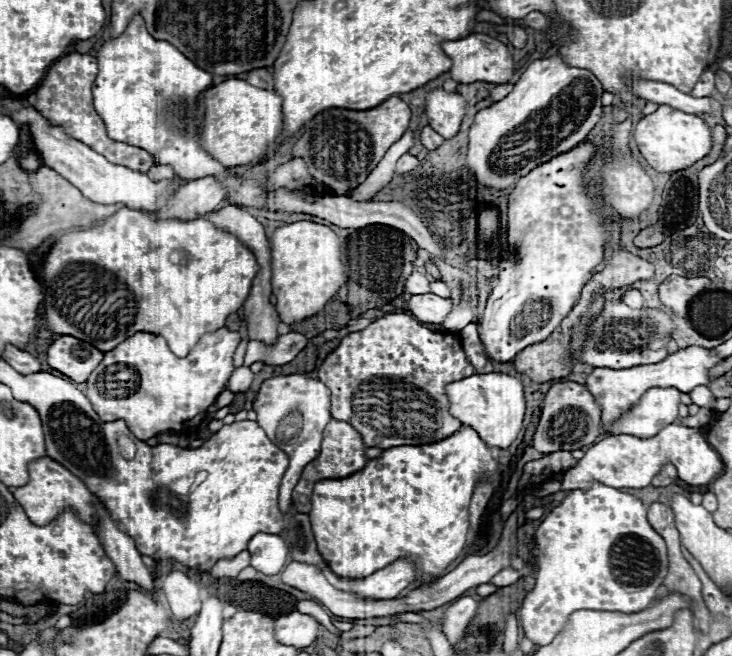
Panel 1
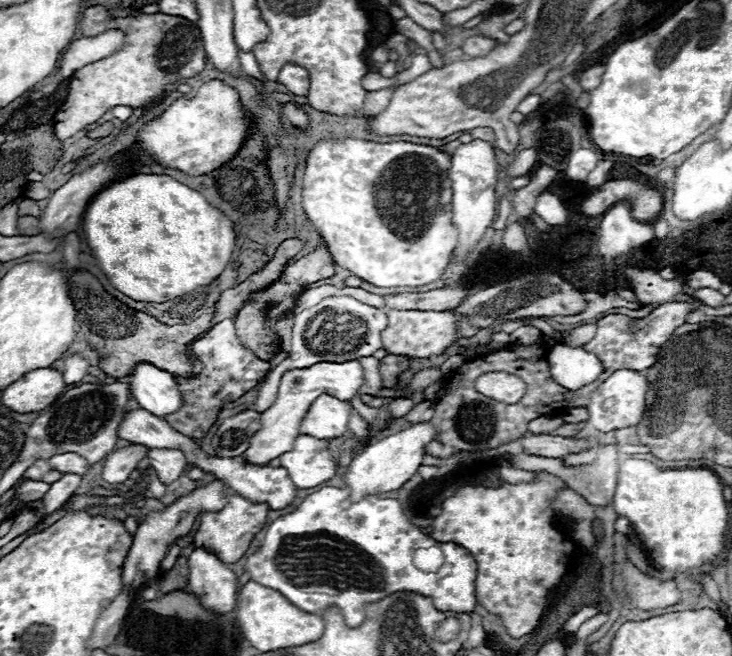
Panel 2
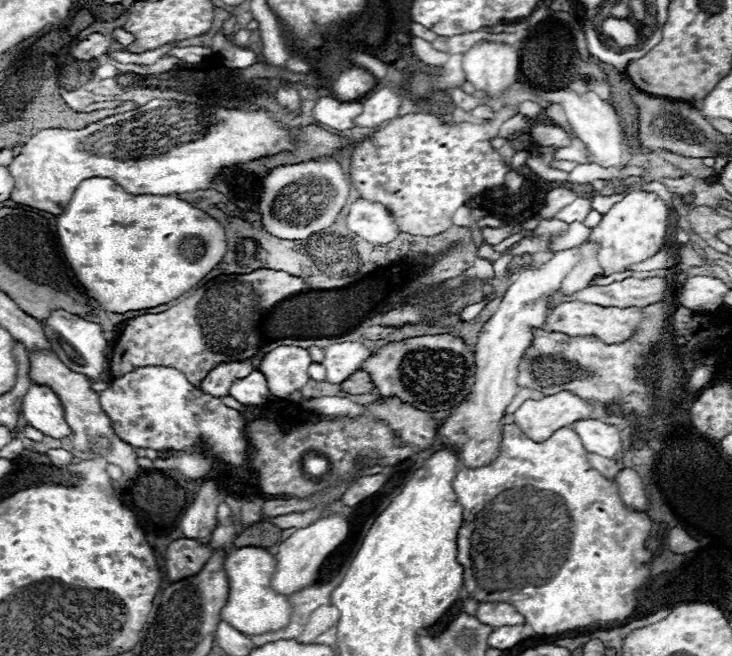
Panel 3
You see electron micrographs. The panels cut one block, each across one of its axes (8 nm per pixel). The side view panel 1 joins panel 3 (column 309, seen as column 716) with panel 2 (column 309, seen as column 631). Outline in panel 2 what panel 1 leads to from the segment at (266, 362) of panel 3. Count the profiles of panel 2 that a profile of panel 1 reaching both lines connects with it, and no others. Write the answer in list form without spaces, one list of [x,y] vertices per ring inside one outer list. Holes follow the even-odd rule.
[[[350,360],[344,364],[338,362],[320,362],[310,368],[294,368],[284,372],[274,404],[262,412],[262,428],[250,440],[250,448],[244,452],[244,458],[252,464],[268,464],[272,458],[294,448],[296,436],[300,436],[300,422],[306,416],[308,408],[320,394],[330,394],[338,400],[352,400],[364,382],[364,370],[358,360]]]

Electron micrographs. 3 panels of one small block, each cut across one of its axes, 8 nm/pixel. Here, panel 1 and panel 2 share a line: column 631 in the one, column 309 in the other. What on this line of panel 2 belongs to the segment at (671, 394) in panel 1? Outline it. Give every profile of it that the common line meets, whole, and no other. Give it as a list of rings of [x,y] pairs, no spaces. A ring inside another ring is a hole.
[[[322,394],[312,402],[310,410],[306,412],[300,424],[300,434],[308,434],[318,440],[332,440],[336,436],[344,436],[344,432],[348,430],[348,420],[350,404],[334,396]]]

